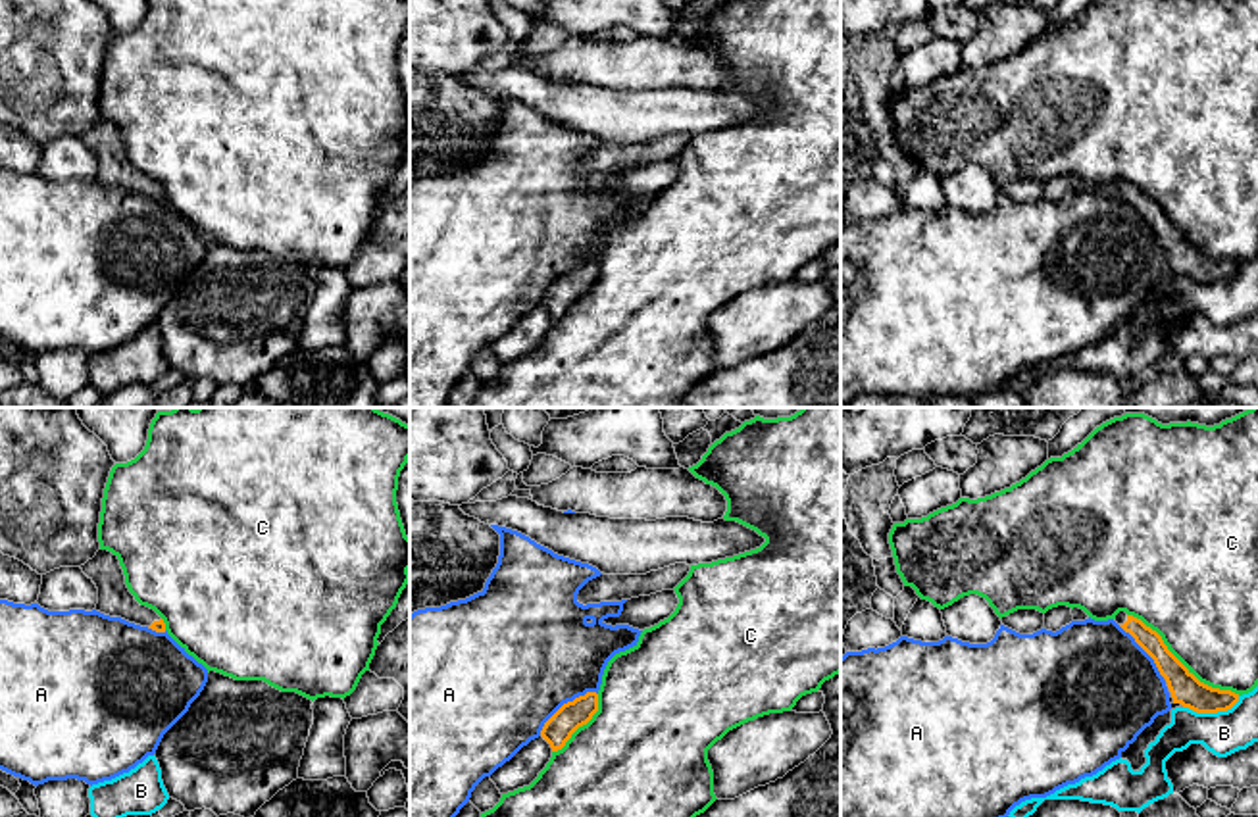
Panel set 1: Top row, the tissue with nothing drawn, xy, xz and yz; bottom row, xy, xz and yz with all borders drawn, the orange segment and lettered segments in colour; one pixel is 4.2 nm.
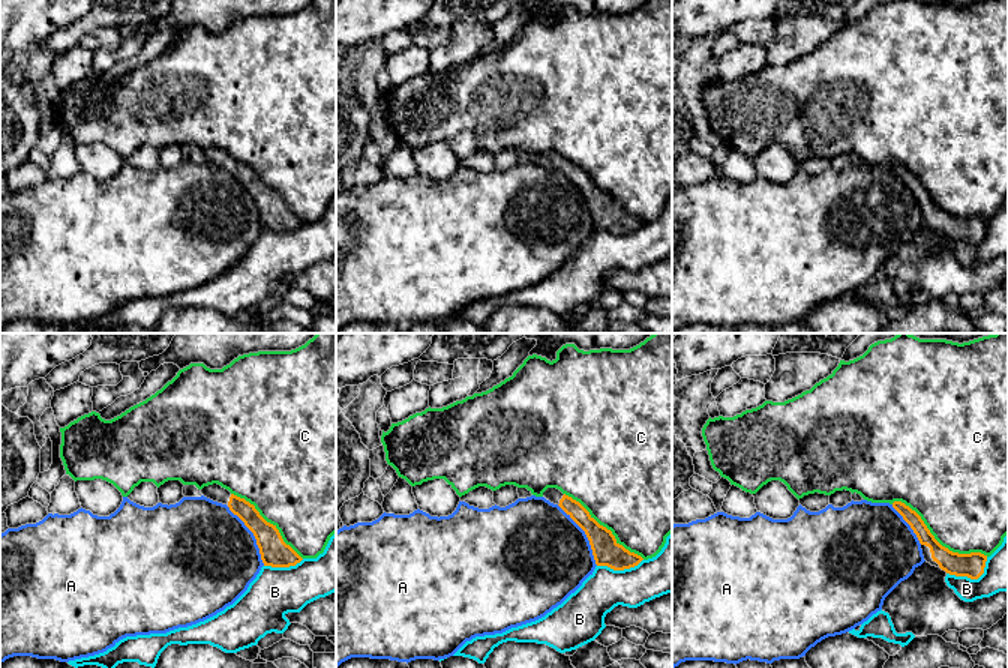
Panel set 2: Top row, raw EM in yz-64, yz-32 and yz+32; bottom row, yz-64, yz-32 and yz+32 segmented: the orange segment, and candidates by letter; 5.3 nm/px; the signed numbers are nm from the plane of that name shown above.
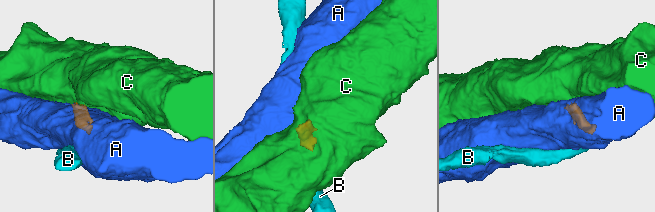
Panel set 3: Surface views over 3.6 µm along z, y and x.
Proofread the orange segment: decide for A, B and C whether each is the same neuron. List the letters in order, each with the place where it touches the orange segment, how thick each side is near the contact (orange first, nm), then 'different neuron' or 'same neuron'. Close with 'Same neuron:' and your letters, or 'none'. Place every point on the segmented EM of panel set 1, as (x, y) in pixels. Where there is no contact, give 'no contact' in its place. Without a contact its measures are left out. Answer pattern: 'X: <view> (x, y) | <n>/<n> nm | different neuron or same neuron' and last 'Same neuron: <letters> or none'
A: xz (564, 704) | 120/500 nm | different neuron
B: yz (1212, 712) | 130/190 nm | different neuron
C: yz (1180, 662) | 130/440 nm | different neuron
Same neuron: none

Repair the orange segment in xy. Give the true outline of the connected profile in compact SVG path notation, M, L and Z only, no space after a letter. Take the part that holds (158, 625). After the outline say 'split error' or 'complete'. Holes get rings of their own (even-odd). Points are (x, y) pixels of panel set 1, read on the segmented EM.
M98 550L81 569L98 588L96 611L165 632L164 619L154 609L140 606L129 592L117 556Z; split error

